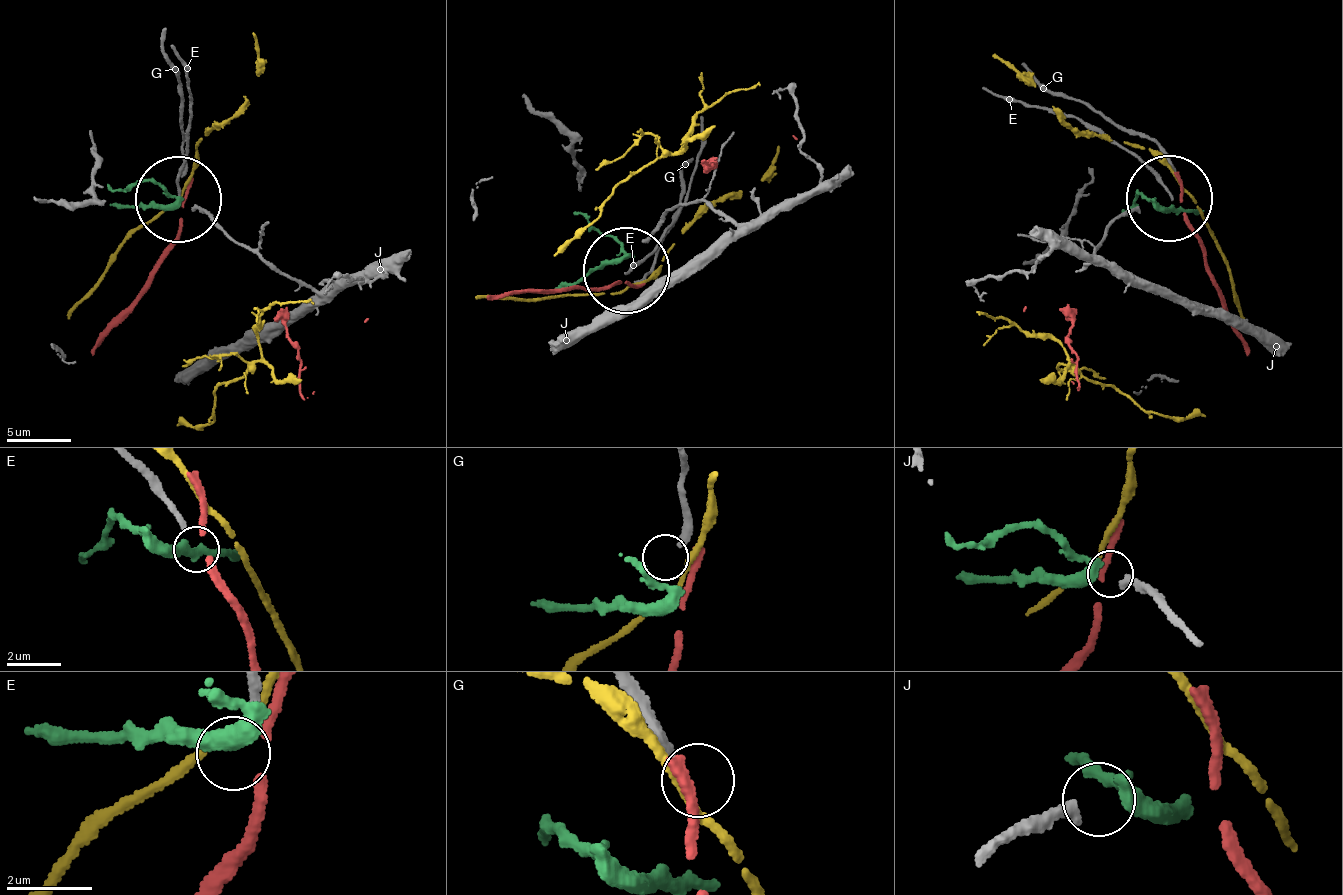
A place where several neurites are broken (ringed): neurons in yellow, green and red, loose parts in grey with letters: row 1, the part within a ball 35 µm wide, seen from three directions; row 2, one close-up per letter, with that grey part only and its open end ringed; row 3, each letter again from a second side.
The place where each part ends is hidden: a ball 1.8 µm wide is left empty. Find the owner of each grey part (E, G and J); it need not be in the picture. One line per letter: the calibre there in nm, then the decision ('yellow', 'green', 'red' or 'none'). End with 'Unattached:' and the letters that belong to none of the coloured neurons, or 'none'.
E: calibre 200 nm; none
G: calibre 300 nm; none
J: calibre 300 nm; green
Unattached: E, G

